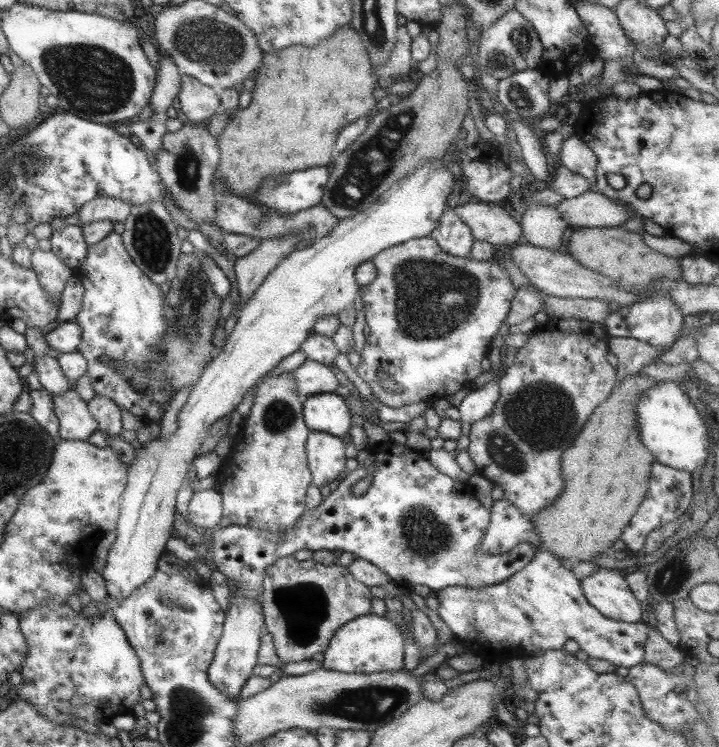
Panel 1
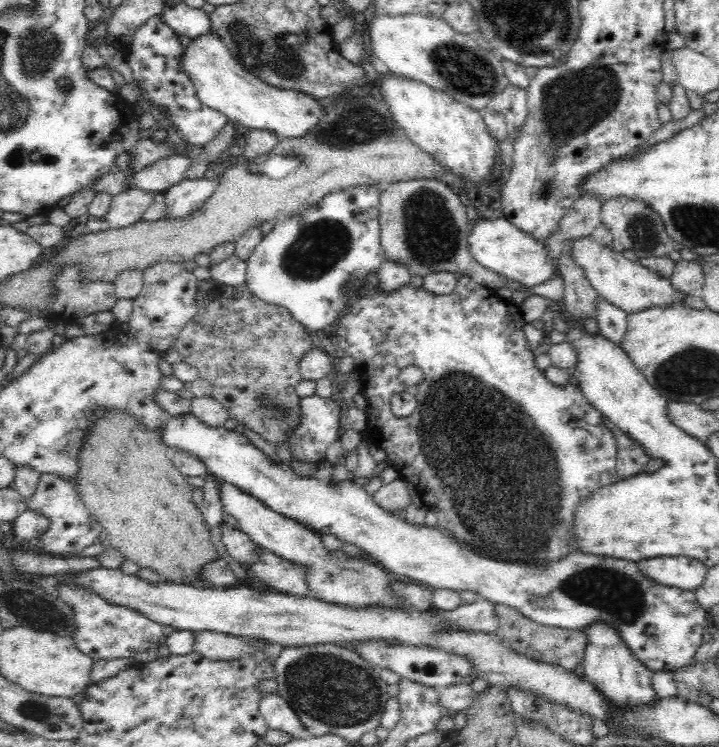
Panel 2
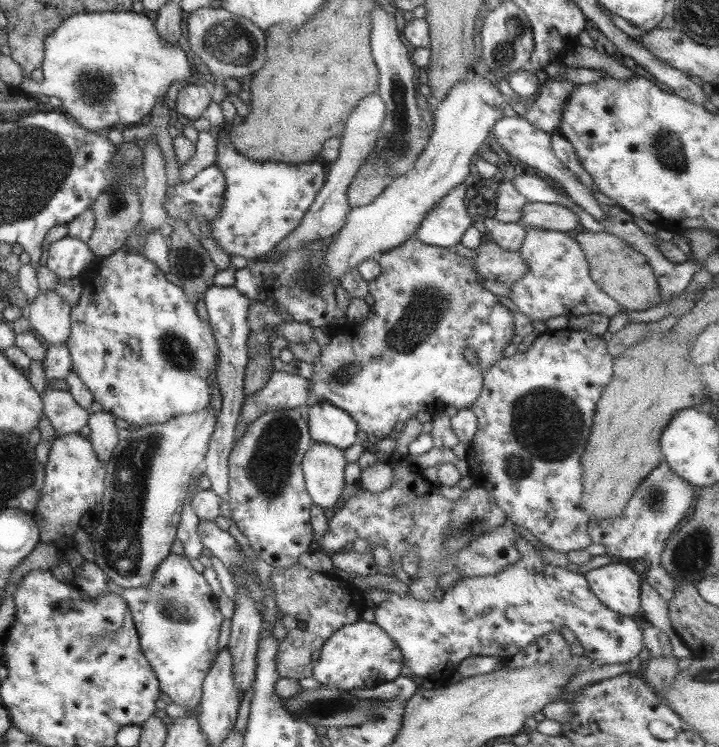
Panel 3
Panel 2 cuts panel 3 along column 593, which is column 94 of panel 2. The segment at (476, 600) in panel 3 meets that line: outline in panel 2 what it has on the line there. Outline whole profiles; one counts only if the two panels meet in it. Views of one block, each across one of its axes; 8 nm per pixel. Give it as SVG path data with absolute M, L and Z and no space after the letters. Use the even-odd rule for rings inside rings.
M58 587L60 599L66 606L72 609L74 615L74 634L71 636L73 645L82 654L89 656L92 660L118 660L118 658L130 658L136 656L140 652L146 652L148 648L152 648L154 644L159 642L159 639L164 635L164 628L161 625L155 624L148 620L145 616L140 616L137 612L129 608L120 608L100 599L96 595L86 593L76 587Z

